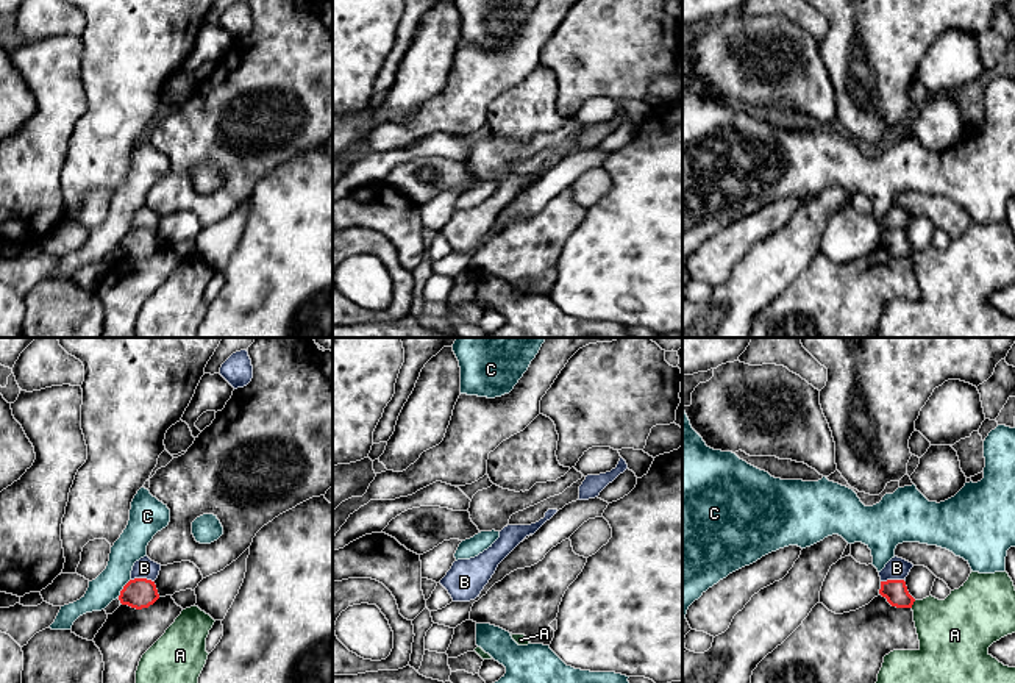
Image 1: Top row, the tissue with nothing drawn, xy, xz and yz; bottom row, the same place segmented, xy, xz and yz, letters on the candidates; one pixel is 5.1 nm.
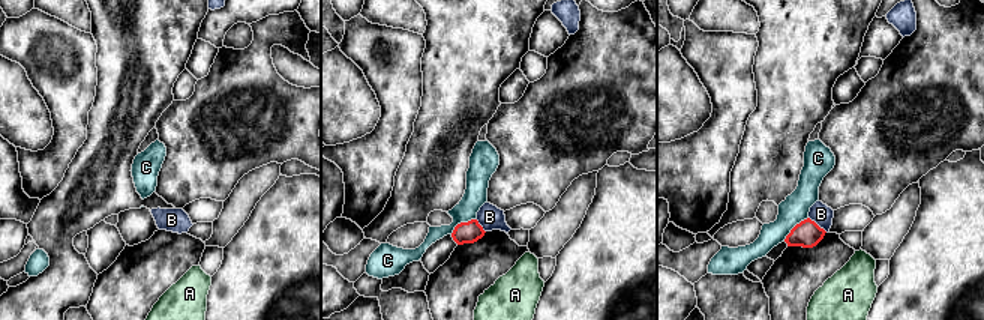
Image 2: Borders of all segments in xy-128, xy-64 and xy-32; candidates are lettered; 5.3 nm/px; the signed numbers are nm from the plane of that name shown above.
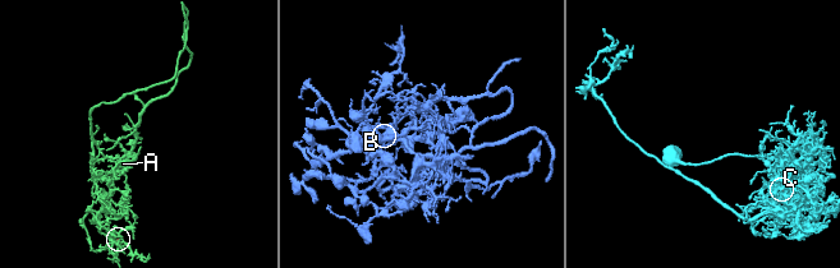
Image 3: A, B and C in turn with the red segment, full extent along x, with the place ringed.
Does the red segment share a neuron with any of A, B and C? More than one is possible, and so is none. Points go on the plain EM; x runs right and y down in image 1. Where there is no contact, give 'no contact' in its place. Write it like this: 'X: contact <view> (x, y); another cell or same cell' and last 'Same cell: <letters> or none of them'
A: contact yz (912, 253); another cell
B: contact xy (142, 228); same cell
C: contact xy (124, 238); another cell
Same cell: B

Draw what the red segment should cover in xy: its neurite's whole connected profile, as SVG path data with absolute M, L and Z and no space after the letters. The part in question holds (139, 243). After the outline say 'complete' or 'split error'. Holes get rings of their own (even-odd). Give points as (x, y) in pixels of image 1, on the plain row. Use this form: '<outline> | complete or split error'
M148 206L134 213L131 230L120 241L119 250L136 259L148 258L158 249L155 230L158 228L161 214L151 211Z | split error

